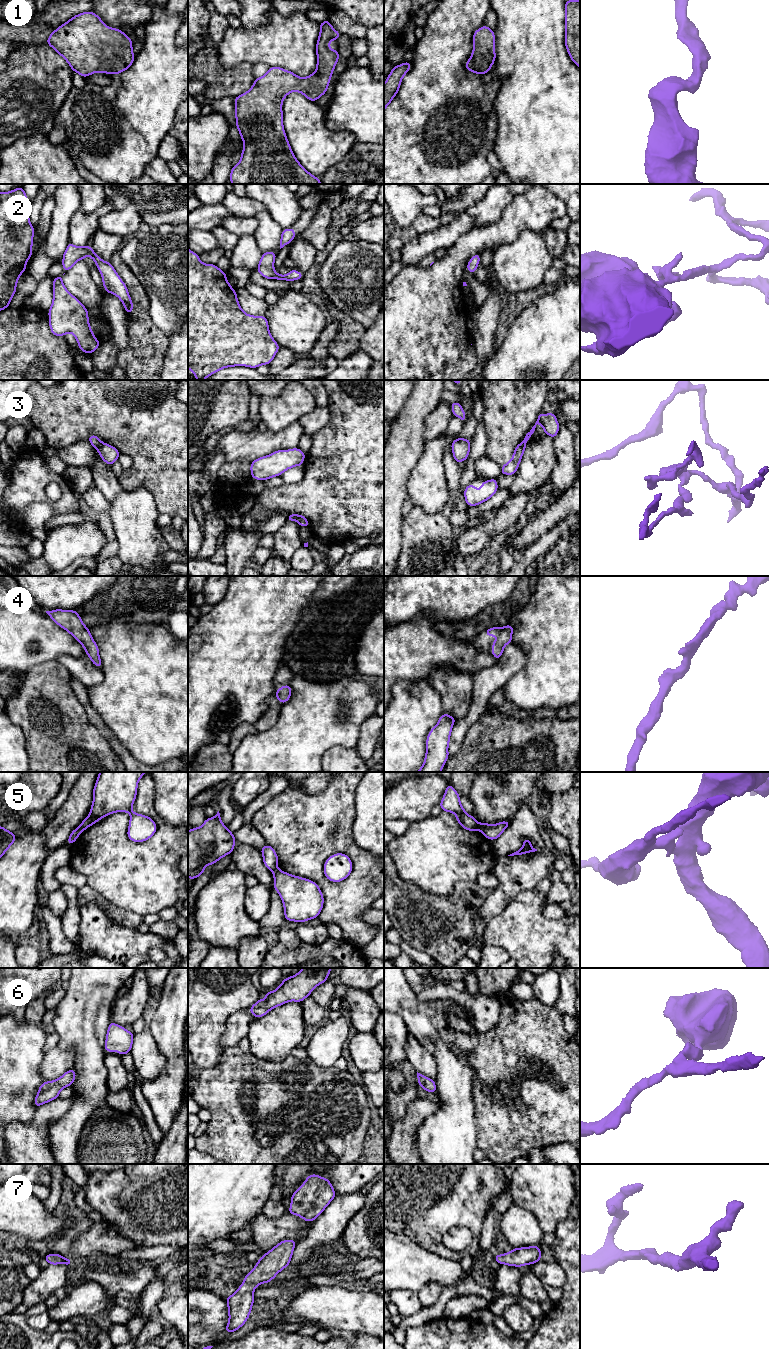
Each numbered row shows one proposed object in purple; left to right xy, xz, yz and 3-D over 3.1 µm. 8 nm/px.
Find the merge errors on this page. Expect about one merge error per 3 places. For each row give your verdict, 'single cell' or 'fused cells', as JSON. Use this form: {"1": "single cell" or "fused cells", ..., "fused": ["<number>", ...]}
{"1": "single cell", "2": "single cell", "3": "fused cells", "4": "single cell", "5": "fused cells", "6": "single cell", "7": "single cell", "fused": ["3", "5"]}

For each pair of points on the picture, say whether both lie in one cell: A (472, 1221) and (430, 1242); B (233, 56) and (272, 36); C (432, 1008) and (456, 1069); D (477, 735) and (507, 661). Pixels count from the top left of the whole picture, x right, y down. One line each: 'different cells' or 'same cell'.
A: same cell
B: same cell
C: same cell
D: different cells

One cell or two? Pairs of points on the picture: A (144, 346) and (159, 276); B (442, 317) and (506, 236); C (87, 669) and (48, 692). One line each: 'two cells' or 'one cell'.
A: two cells
B: one cell
C: two cells

